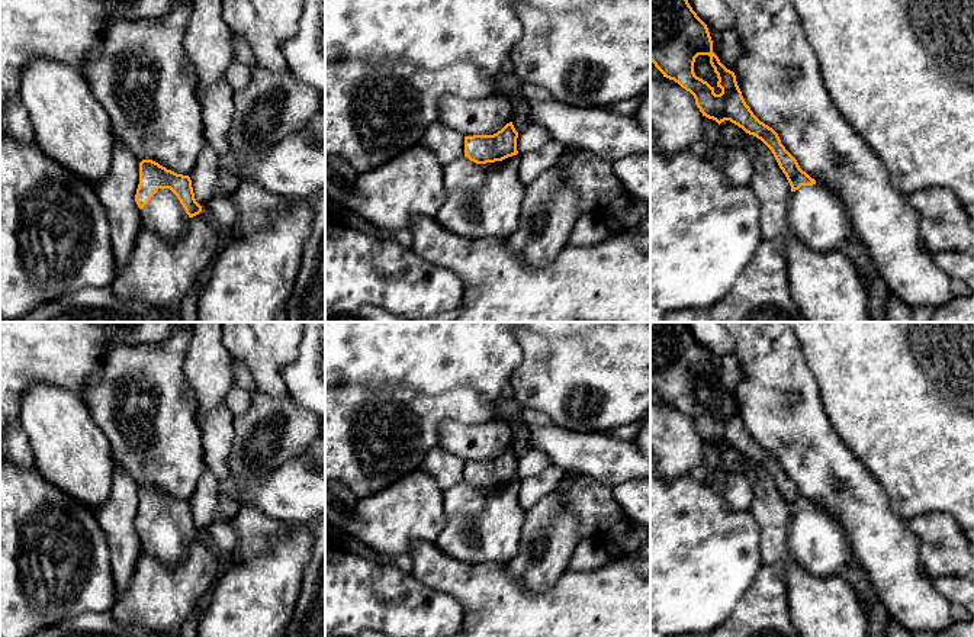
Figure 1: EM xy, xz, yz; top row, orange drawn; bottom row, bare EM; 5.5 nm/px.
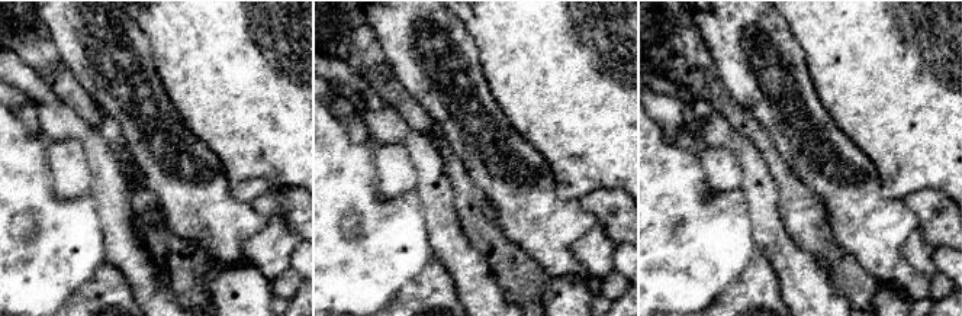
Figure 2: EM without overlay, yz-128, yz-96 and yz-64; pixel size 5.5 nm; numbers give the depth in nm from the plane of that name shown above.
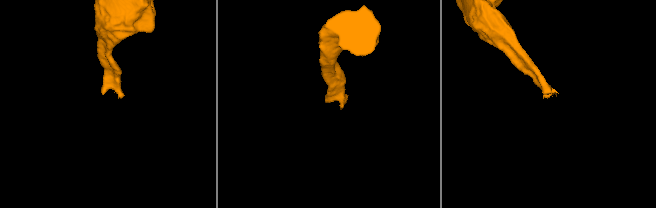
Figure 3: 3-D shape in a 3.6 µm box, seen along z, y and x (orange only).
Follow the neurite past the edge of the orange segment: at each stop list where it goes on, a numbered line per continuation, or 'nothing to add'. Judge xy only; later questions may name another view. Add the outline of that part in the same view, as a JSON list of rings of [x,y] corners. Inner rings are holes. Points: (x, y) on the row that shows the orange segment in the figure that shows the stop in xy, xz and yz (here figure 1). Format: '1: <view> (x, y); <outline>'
1: xy (163, 214); [[[158,189],[148,203],[139,209],[142,228],[154,231],[160,238],[177,241],[189,226],[189,215],[170,189]]]

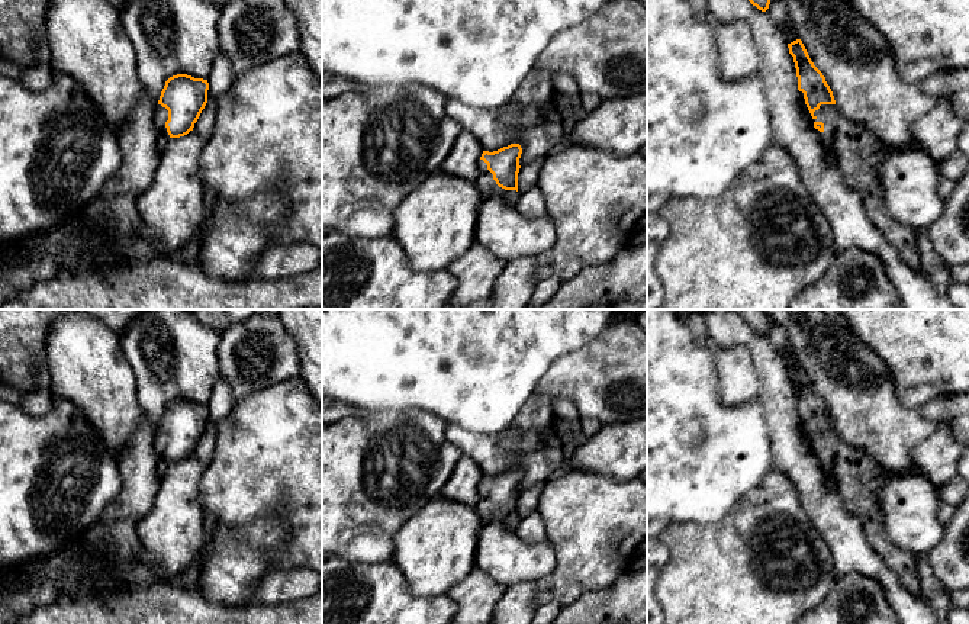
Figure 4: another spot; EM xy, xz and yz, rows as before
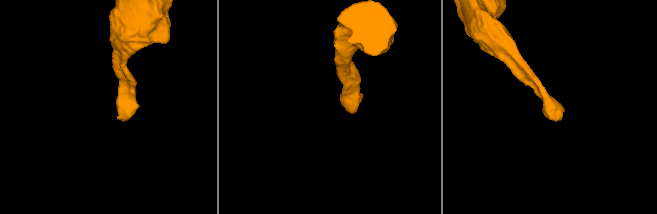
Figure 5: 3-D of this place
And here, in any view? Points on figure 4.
1: yz (858, 151); [[[821,104],[812,122],[824,123],[836,148],[836,157],[850,187],[860,190],[873,225],[895,245],[904,263],[921,270],[914,229],[896,221],[888,210],[878,171],[879,142],[863,126],[852,122],[836,104]]]

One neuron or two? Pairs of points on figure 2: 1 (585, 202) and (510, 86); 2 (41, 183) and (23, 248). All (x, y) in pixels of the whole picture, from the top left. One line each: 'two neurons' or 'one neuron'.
1: two neurons
2: one neuron

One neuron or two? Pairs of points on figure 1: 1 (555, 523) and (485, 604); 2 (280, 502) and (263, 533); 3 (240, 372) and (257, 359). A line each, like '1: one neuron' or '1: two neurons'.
1: two neurons
2: two neurons
3: two neurons

